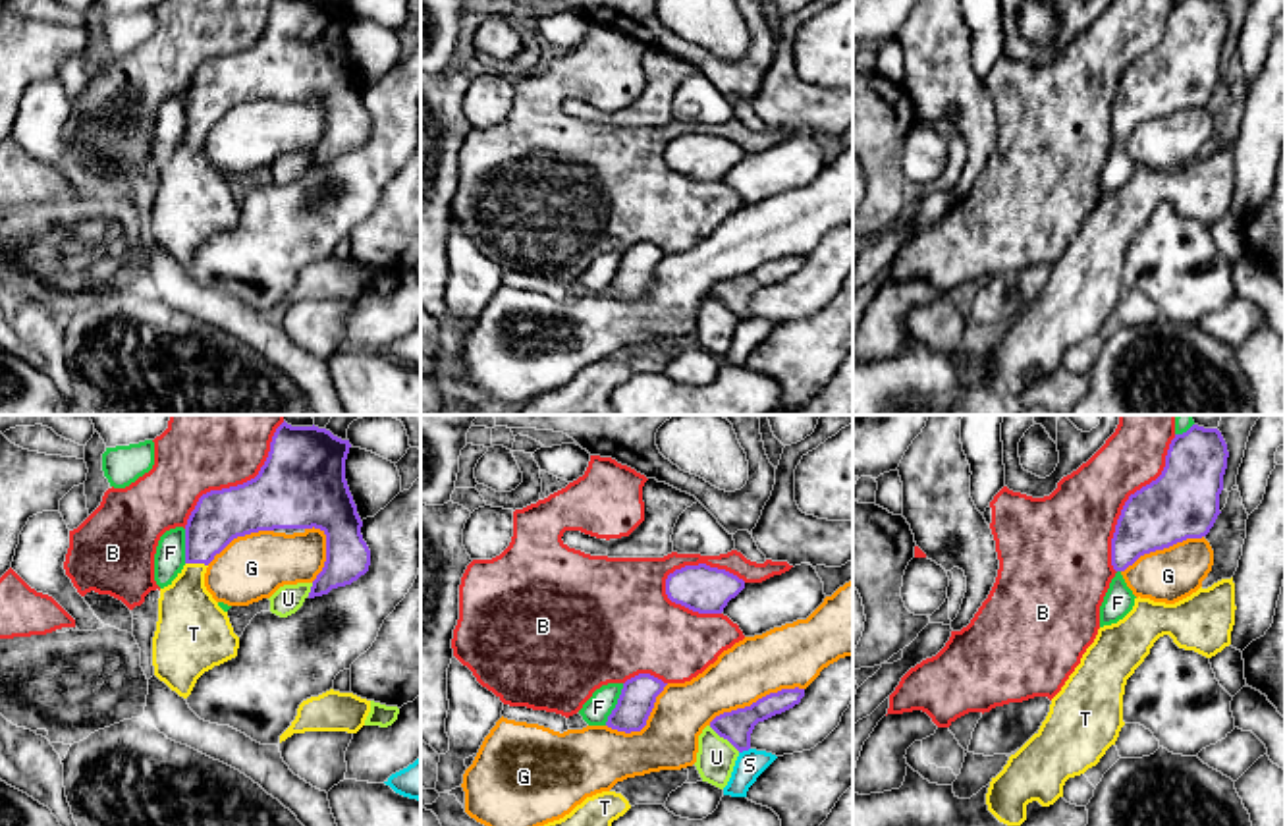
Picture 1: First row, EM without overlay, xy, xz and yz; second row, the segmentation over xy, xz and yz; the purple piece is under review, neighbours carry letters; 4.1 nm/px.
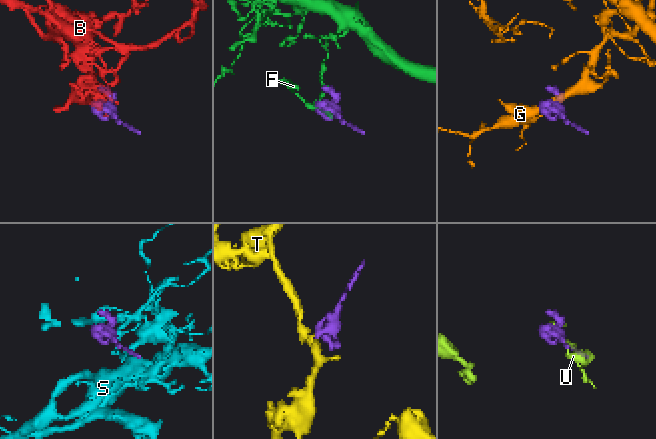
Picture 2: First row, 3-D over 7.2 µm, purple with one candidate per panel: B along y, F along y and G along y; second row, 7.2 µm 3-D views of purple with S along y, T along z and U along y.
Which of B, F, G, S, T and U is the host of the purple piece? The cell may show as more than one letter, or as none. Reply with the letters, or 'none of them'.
T

